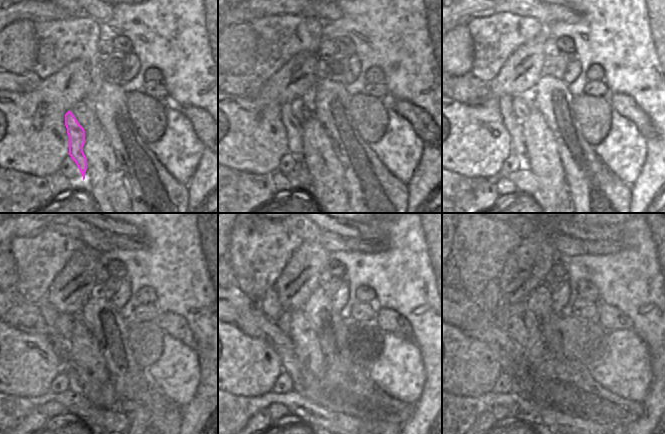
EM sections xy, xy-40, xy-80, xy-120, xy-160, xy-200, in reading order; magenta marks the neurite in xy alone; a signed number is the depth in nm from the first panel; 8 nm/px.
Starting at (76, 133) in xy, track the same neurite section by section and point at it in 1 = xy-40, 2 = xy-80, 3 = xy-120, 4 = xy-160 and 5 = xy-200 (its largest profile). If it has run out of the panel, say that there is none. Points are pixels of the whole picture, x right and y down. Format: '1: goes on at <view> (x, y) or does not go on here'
1: goes on at xy-40 (294, 128)
2: goes on at xy-80 (514, 126)
3: goes on at xy-120 (48, 312)
4: goes on at xy-160 (269, 304)
5: goes on at xy-200 (491, 300)

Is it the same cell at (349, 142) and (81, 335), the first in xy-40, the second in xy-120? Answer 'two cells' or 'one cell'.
two cells

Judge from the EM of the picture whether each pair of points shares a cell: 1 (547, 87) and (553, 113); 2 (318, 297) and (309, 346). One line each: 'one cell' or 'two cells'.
1: one cell
2: two cells

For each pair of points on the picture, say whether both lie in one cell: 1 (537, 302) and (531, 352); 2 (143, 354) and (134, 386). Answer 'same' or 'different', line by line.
1: different
2: different

